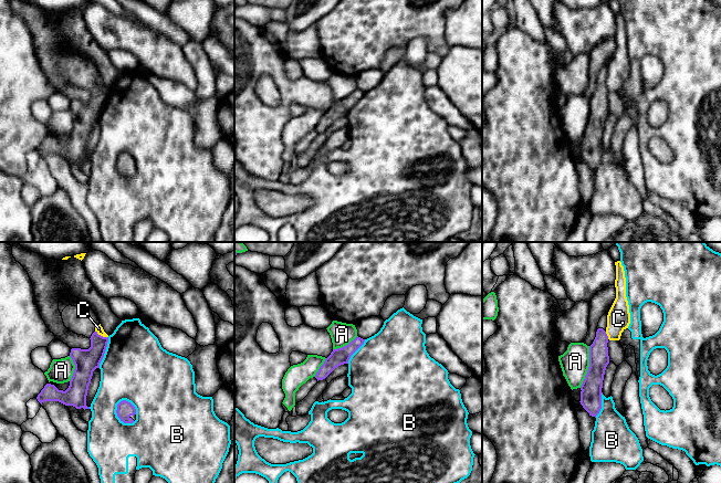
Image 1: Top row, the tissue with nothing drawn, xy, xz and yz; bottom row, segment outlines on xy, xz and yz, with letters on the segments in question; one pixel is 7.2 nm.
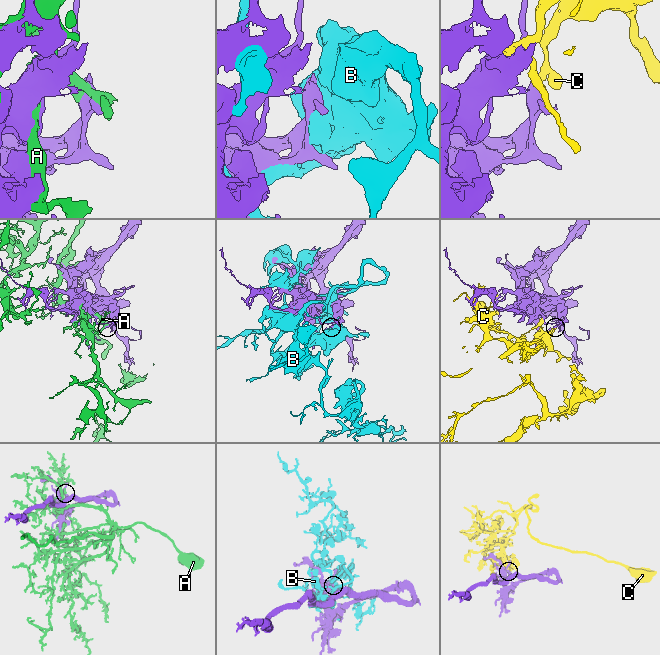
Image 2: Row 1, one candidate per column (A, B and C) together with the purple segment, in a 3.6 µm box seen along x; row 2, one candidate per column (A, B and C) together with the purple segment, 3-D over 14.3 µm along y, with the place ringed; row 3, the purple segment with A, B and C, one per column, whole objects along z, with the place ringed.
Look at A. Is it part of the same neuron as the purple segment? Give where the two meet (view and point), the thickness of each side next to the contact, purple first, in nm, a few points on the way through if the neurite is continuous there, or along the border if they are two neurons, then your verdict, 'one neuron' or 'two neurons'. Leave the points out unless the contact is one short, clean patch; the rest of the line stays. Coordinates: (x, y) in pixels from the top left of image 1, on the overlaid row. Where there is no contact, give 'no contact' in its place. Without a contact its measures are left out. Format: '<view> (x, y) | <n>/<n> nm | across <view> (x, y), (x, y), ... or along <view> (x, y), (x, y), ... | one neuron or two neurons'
yz (588, 367) | 160/200 nm | two neurons

